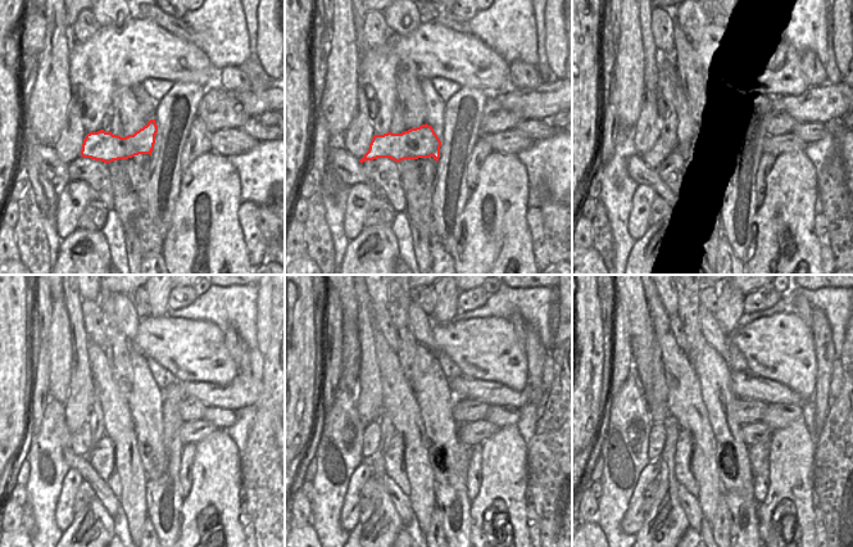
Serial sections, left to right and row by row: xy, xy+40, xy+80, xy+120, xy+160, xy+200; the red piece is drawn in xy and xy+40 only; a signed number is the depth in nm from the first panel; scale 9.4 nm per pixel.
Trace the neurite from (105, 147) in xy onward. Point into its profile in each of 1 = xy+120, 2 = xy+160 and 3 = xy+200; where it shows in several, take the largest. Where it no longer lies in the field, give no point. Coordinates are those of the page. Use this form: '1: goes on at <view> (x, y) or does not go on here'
1: goes on at xy+120 (81, 442)
2: goes on at xy+160 (371, 437)
3: goes on at xy+200 (657, 439)

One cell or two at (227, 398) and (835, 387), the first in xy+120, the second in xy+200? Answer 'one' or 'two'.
two

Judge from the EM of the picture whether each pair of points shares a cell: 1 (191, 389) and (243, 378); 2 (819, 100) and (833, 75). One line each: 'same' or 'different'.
1: same
2: different

